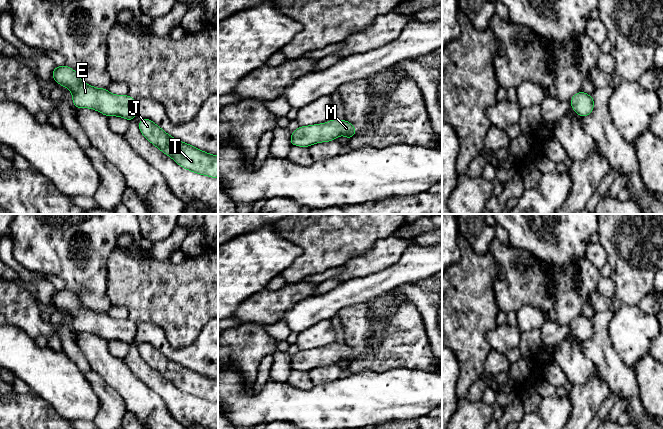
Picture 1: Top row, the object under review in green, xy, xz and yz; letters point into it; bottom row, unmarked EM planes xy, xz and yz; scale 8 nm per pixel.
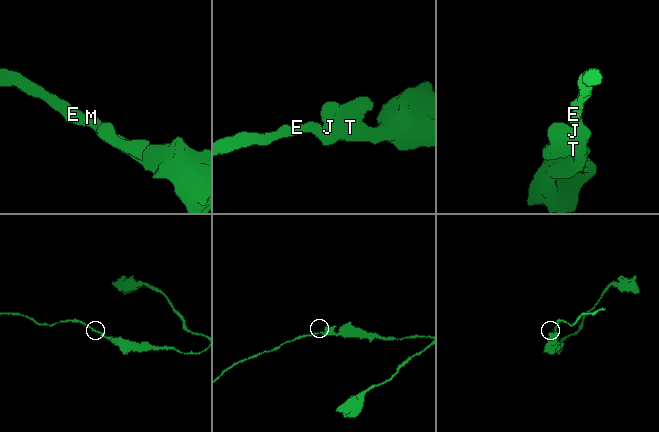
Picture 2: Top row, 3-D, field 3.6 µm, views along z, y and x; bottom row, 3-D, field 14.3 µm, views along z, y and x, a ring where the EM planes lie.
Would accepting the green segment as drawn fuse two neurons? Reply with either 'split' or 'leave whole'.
leave whole

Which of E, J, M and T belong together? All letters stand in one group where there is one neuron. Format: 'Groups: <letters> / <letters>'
Groups: E J M T

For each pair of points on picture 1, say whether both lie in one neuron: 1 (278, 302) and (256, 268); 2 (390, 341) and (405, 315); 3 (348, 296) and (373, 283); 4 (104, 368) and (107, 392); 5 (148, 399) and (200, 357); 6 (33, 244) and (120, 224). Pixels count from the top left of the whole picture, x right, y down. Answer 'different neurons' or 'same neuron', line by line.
1: different neurons
2: same neuron
3: same neuron
4: different neurons
5: different neurons
6: same neuron

